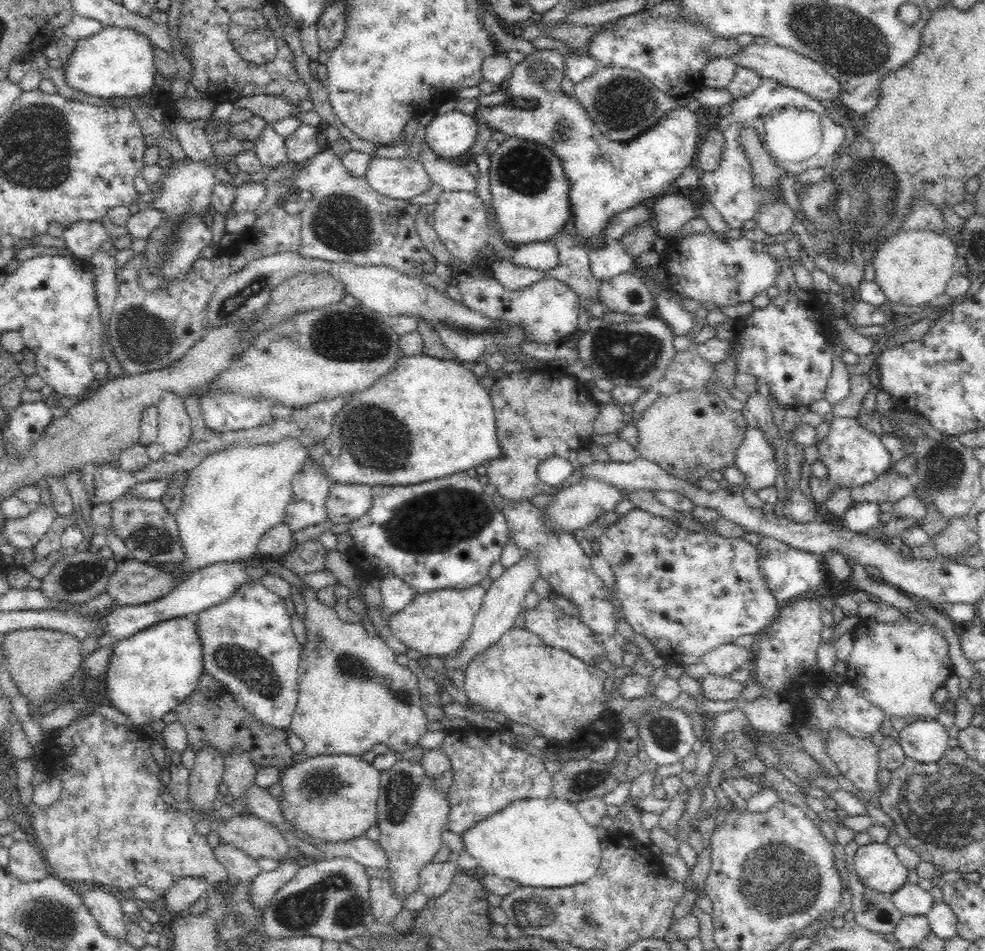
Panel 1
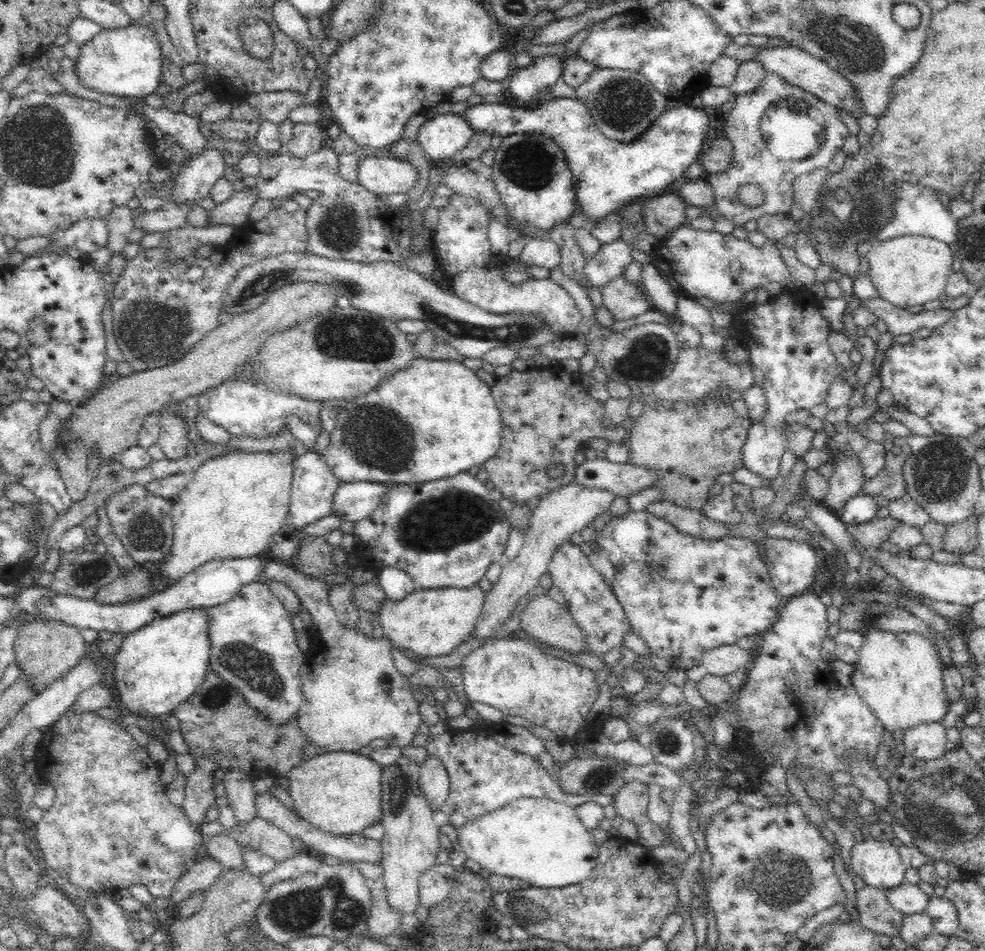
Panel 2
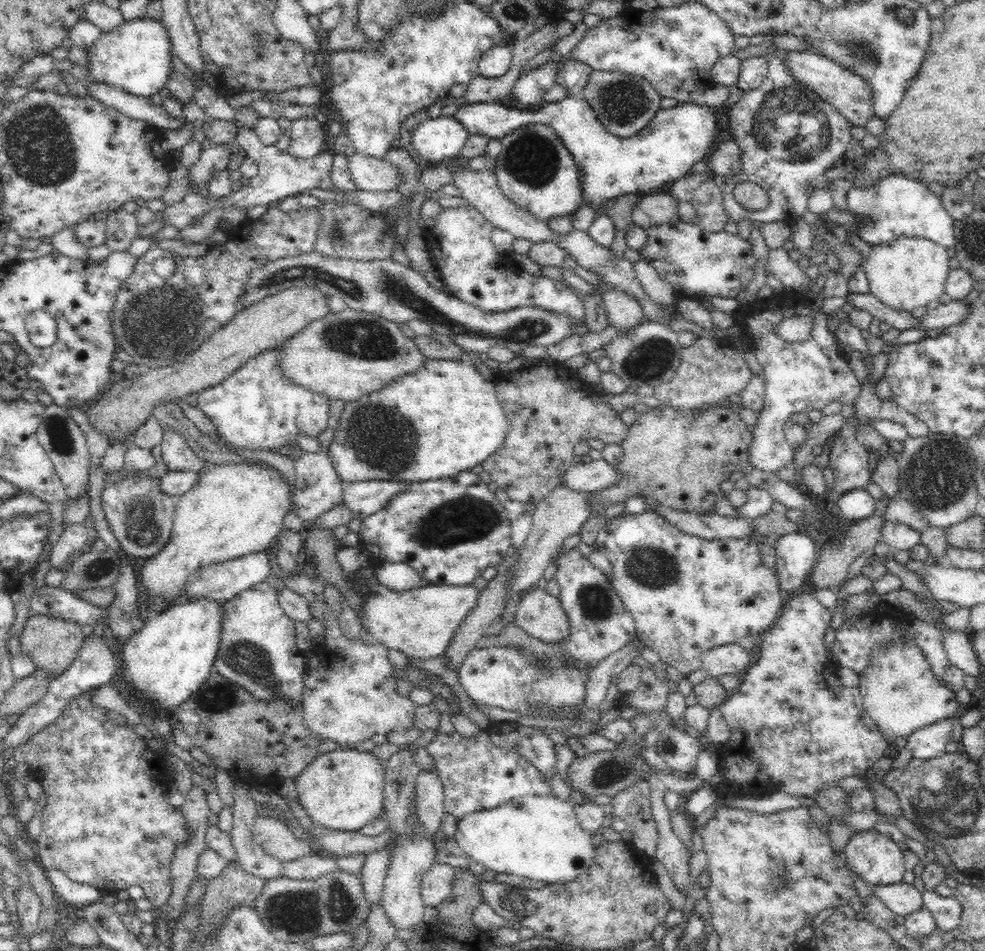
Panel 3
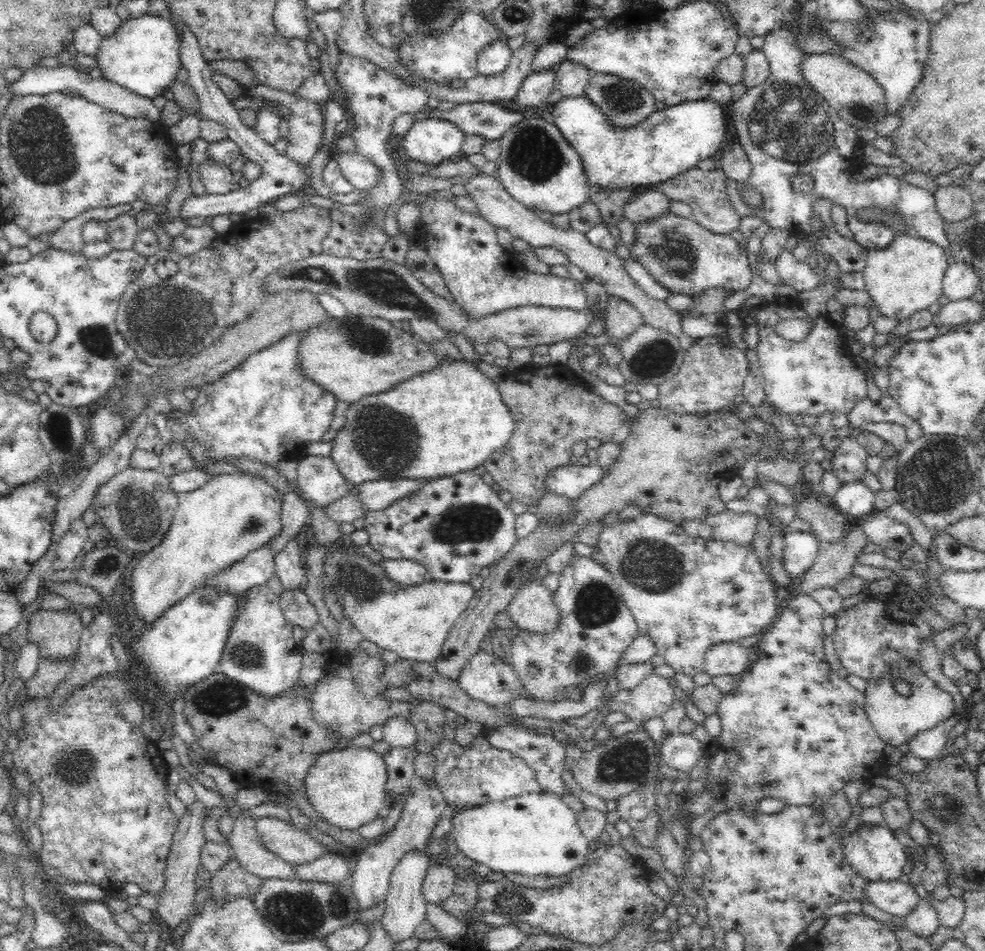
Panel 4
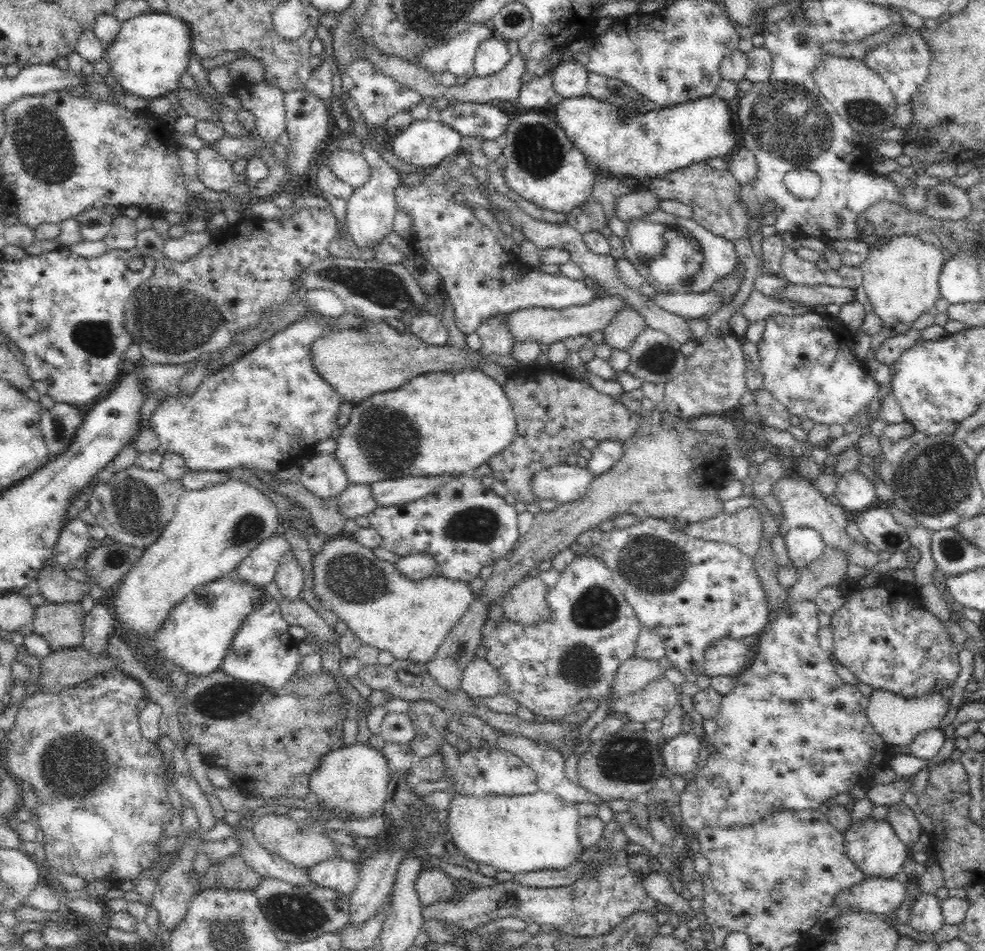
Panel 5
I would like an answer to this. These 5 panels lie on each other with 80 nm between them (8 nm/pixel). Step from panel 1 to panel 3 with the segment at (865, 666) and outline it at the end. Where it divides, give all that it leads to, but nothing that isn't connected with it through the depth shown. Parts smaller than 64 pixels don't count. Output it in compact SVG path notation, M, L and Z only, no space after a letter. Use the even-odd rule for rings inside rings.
M898 641L887 647L874 649L871 667L860 675L858 690L862 694L866 713L889 743L895 743L897 738L906 738L915 730L939 720L955 716L959 707L956 694L932 675L924 652L915 641Z

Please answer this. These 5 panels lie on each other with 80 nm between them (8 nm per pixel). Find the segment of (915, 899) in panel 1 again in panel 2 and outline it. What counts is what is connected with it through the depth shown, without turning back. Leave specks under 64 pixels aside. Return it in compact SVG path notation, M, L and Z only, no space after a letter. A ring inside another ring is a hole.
M902 883L900 886L885 889L888 902L904 916L924 912L928 904L928 895L918 885Z

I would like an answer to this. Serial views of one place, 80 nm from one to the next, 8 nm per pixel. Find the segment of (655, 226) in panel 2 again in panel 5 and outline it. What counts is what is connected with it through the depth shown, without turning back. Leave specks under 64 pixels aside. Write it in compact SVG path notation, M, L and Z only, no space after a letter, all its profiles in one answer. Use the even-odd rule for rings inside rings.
M649 190L632 191L616 199L615 217L624 223L644 217L658 209L661 200Z

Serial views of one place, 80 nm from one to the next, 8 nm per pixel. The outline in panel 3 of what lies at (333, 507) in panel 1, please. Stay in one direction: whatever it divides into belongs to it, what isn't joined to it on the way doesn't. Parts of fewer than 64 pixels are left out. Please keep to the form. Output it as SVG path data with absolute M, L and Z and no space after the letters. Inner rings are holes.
M363 480L345 484L341 502L351 508L353 518L362 520L381 508L392 497L408 488L406 480Z

